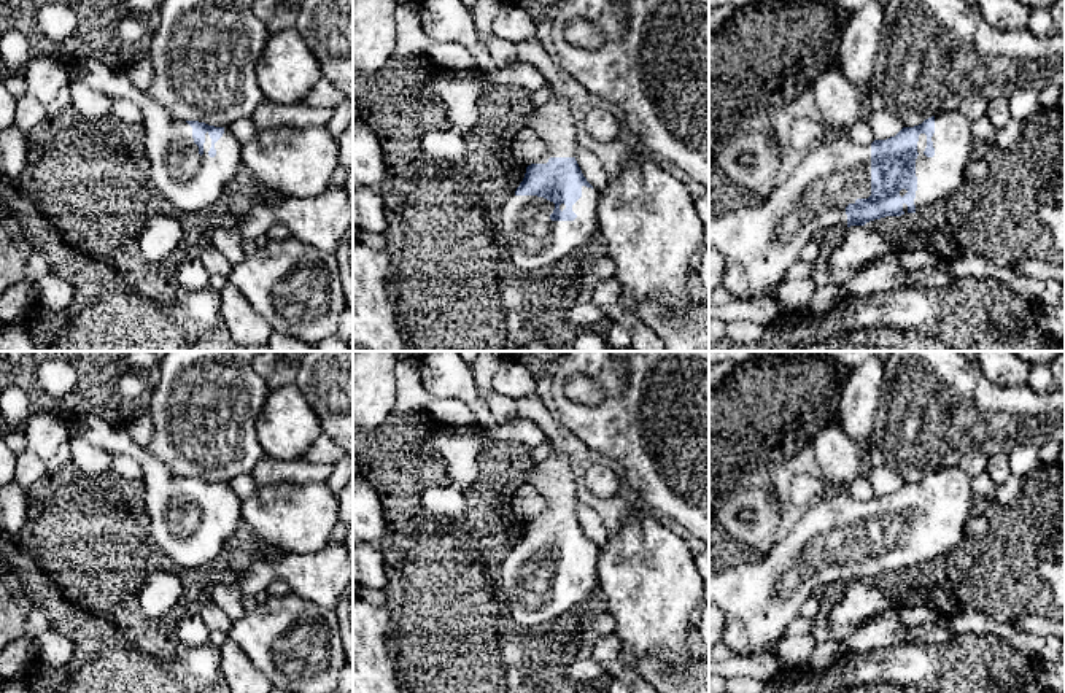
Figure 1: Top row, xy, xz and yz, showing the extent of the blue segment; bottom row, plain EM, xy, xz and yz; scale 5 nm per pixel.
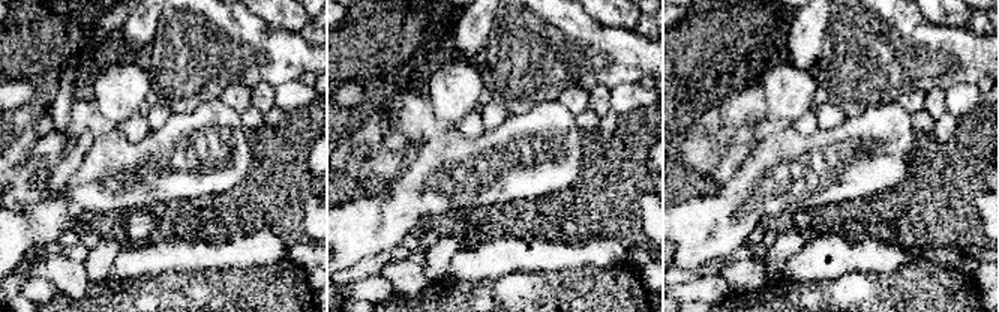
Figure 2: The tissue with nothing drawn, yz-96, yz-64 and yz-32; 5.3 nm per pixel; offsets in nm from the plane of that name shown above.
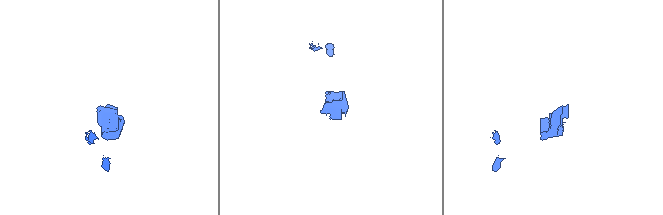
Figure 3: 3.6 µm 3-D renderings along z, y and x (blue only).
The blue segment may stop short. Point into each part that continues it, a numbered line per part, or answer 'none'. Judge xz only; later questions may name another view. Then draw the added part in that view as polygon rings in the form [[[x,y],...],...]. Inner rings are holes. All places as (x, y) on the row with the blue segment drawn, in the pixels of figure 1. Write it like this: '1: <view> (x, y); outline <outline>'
1: xz (553, 123); outline [[[560,94],[555,100],[532,106],[526,127],[532,129],[547,146],[536,164],[547,164],[550,157],[575,157],[577,148],[582,145],[571,105]]]

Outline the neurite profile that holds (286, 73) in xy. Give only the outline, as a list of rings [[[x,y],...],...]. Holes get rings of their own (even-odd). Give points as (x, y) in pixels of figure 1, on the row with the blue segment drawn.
[[[296,27],[270,32],[256,75],[264,100],[281,106],[302,103],[323,78],[318,60]]]

